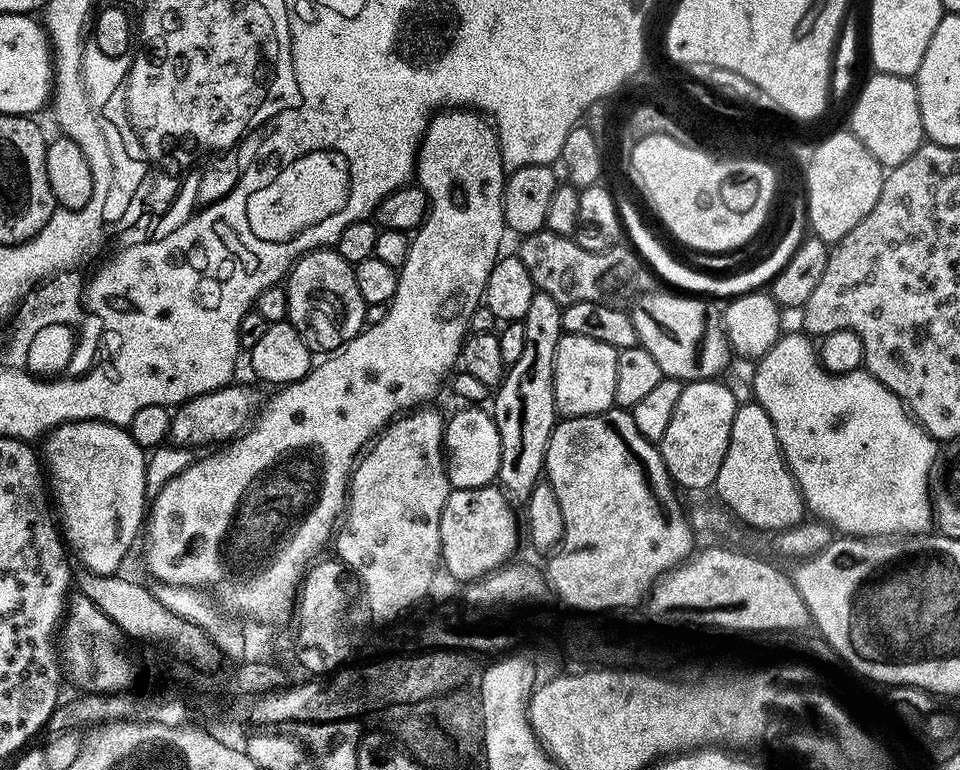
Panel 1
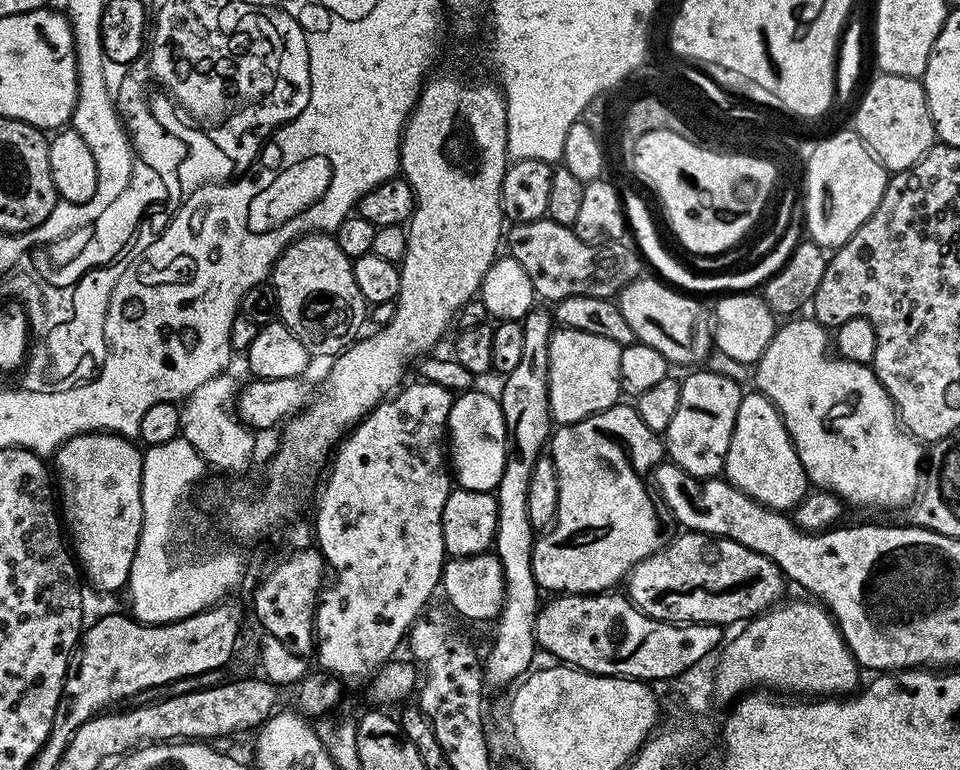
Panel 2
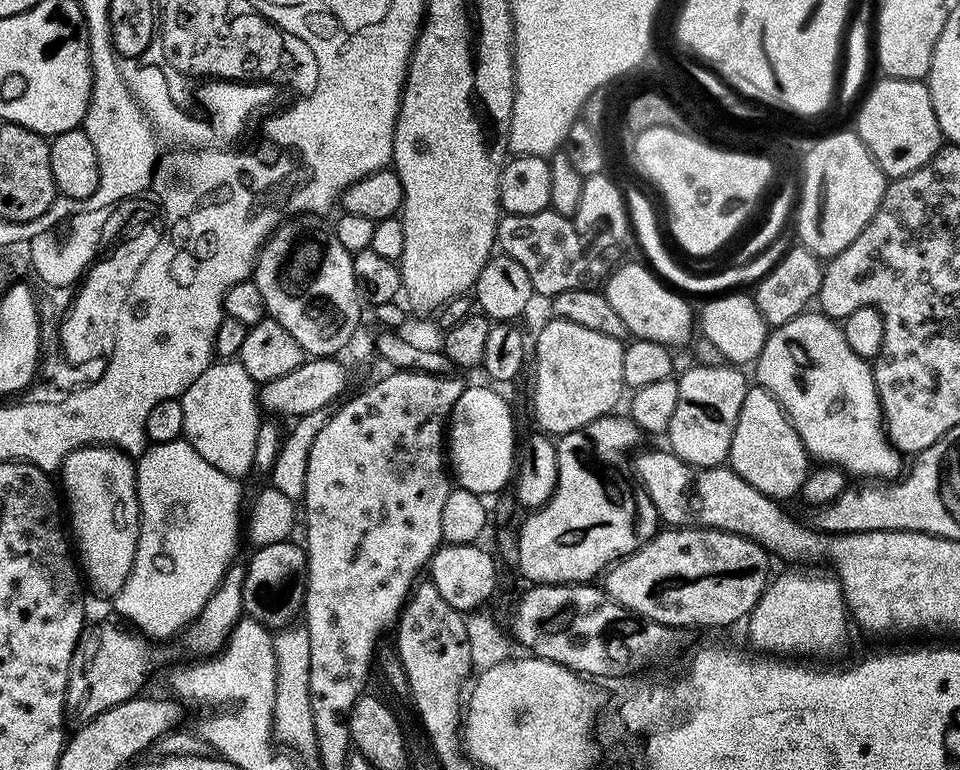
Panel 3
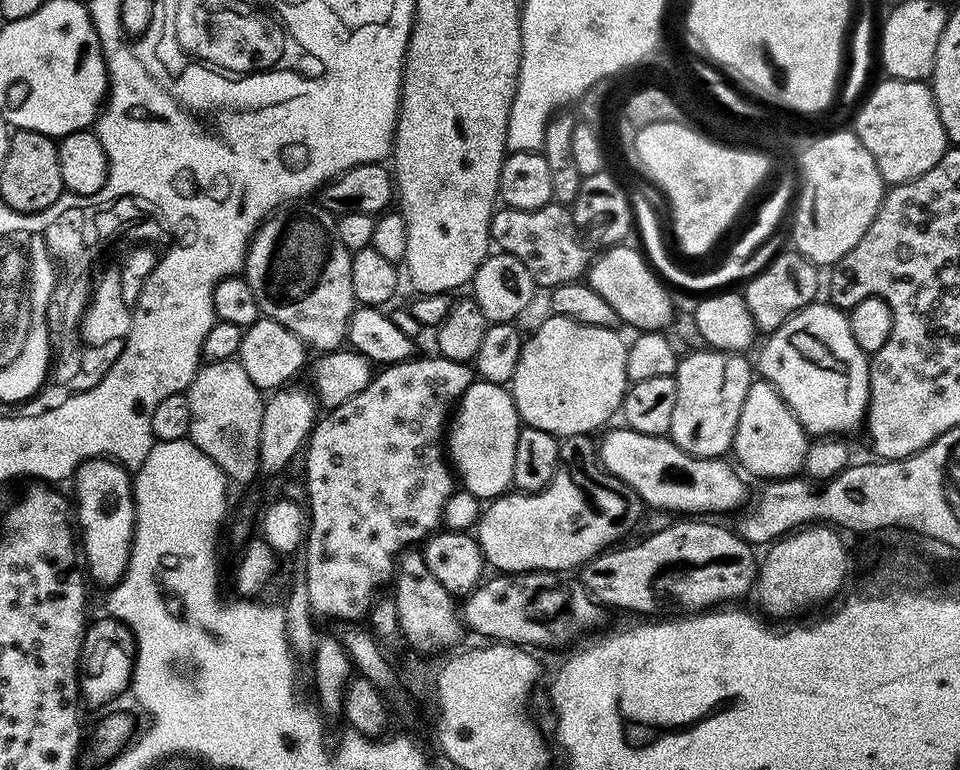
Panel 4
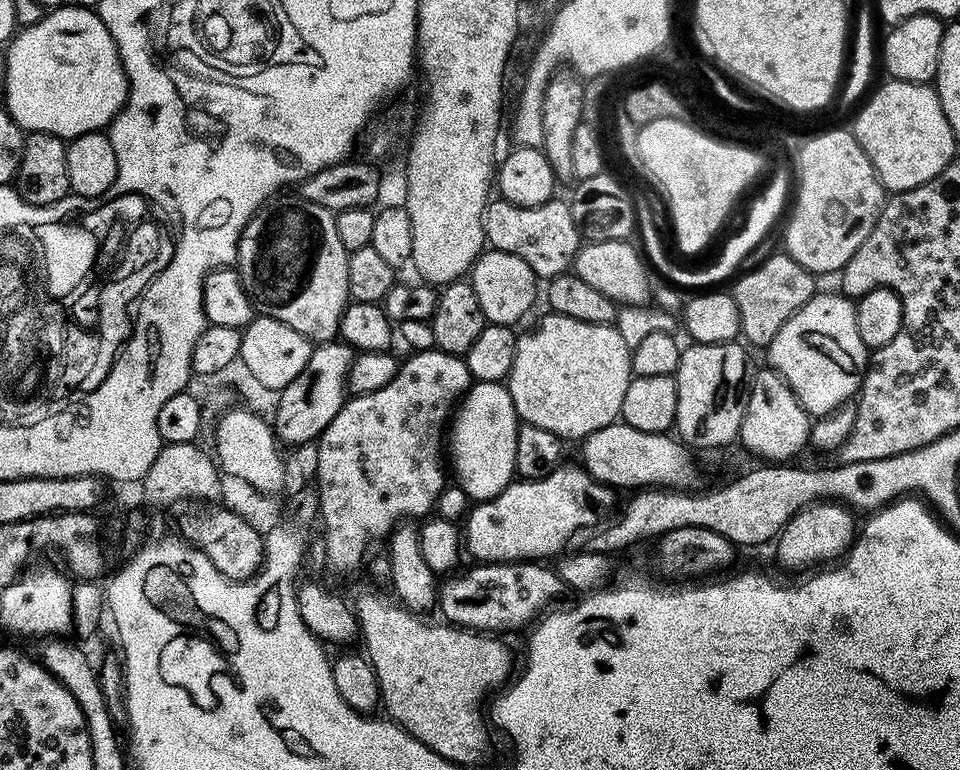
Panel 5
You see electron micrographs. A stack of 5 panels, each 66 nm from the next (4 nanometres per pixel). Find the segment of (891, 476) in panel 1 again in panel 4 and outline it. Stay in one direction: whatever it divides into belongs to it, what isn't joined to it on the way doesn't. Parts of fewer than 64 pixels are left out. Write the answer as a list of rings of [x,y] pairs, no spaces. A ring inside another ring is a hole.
[[[813,302],[808,304],[801,310],[791,316],[789,320],[782,326],[778,326],[767,337],[768,340],[764,344],[764,349],[760,352],[760,364],[758,360],[758,372],[765,380],[769,380],[772,385],[778,390],[778,394],[790,406],[796,417],[800,419],[800,424],[803,425],[805,432],[811,434],[816,438],[832,438],[837,434],[844,434],[840,432],[848,432],[851,428],[856,428],[865,423],[866,413],[868,411],[868,362],[870,359],[869,353],[863,352],[858,346],[858,342],[854,342],[854,334],[850,330],[850,322],[848,321],[849,313],[845,309],[837,308],[831,302]]]

